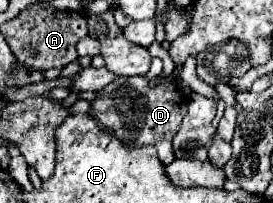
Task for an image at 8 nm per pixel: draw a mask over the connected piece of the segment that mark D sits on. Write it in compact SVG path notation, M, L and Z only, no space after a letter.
M117 77L113 83L109 83L109 87L95 93L89 115L99 123L101 129L119 137L129 149L141 149L145 145L155 147L161 163L167 165L175 159L171 141L181 127L185 111L187 97L181 93L175 81L163 77L159 85L151 87L147 77Z

